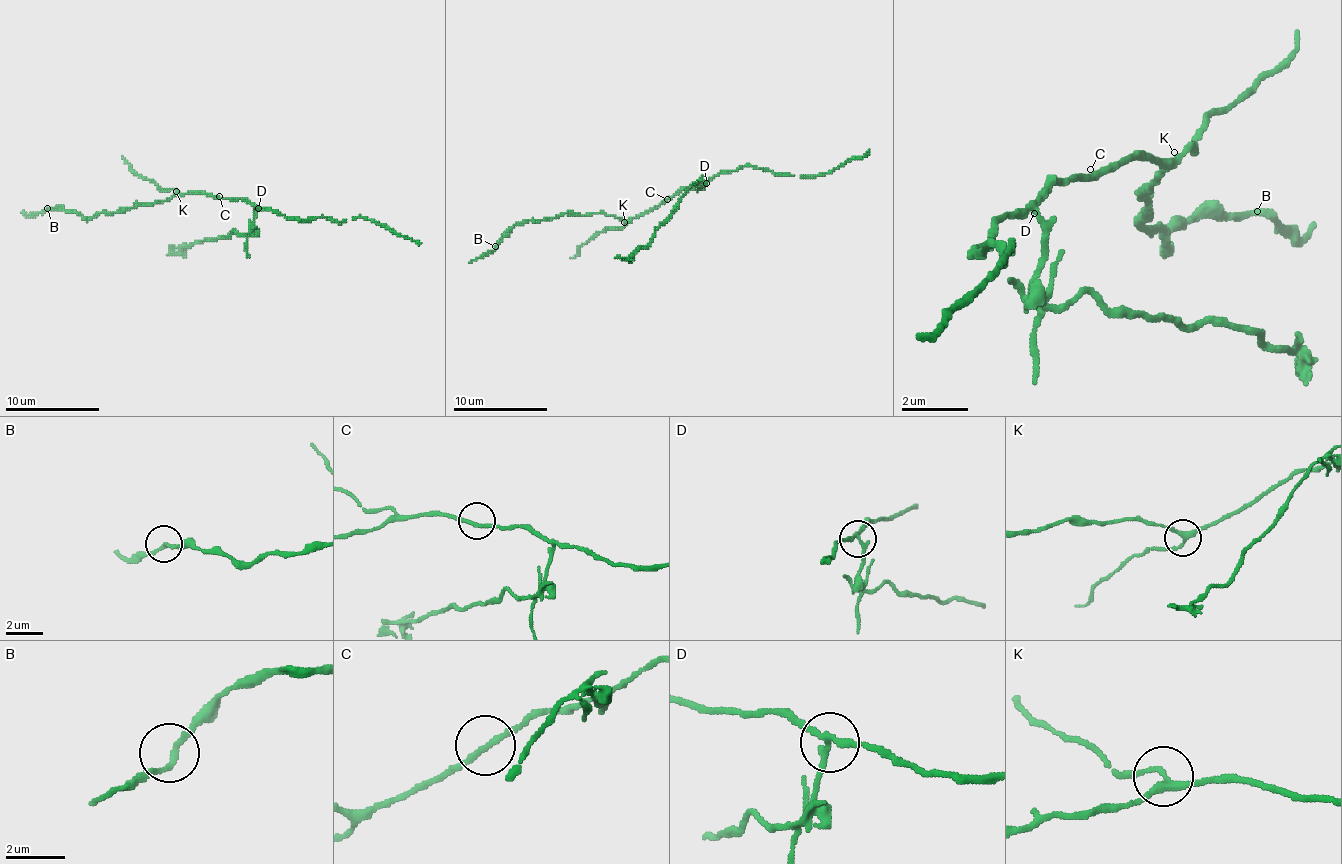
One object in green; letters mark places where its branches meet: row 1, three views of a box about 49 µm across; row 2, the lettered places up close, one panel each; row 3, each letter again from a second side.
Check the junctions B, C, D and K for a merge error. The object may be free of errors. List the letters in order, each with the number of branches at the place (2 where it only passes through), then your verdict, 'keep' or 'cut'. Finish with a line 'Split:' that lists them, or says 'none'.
B: 2 | keep
C: 2 | keep
D: 3 | cut
K: 3 | keep
Split: D

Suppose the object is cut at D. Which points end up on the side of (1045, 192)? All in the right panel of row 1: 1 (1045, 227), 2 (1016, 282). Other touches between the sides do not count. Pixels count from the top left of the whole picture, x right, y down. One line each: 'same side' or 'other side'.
1: other side
2: other side

